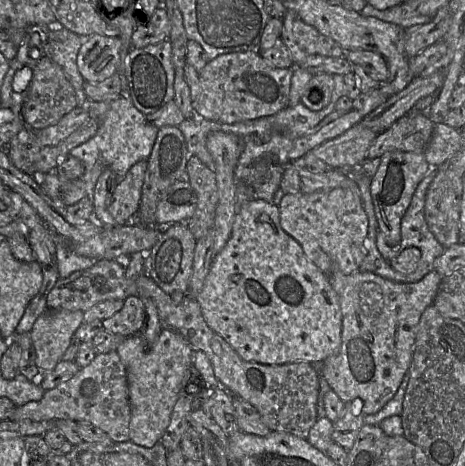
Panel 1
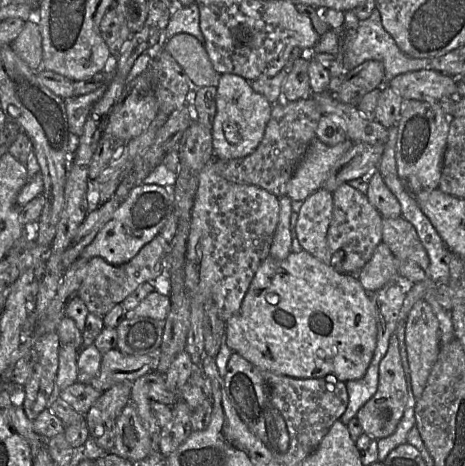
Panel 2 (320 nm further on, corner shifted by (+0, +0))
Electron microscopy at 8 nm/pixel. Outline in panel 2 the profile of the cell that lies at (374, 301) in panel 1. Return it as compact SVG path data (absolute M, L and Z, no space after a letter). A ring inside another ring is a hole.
M395 333L390 336L387 352L379 364L379 382L376 393L359 409L357 419L364 433L378 440L394 433L401 420L408 399L405 373L402 366L399 341Z

